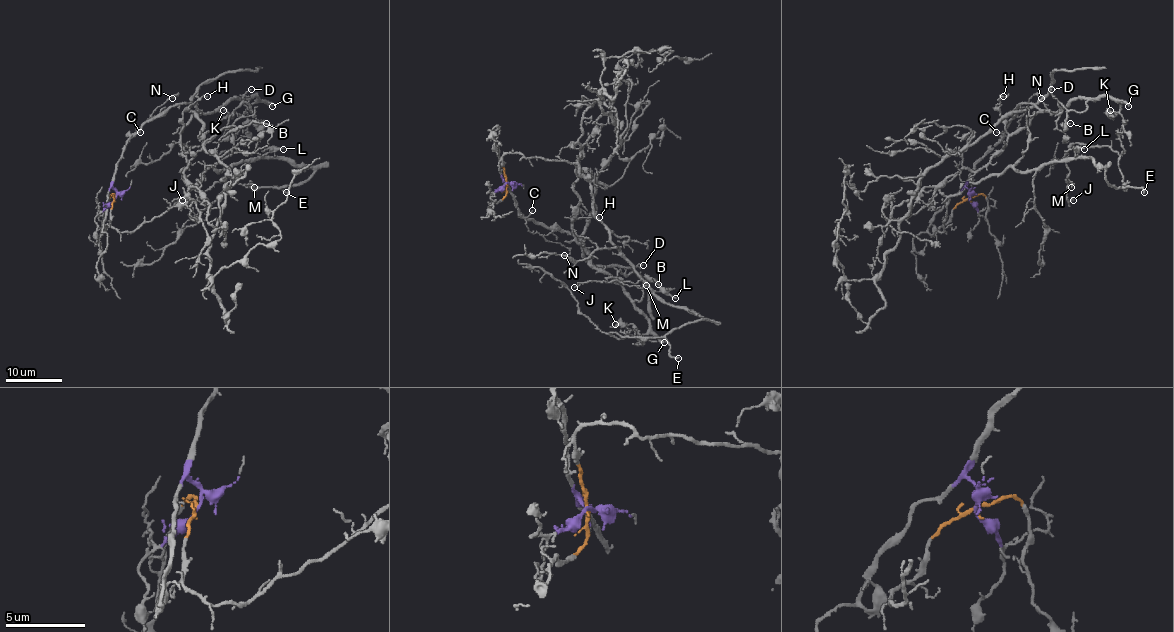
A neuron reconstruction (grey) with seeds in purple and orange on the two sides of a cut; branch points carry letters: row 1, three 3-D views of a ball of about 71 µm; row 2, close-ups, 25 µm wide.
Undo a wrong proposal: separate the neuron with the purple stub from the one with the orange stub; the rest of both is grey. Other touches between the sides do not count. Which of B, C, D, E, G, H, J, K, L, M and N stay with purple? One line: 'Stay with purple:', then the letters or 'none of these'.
Stay with purple: B, C, D, G, H, K, N

